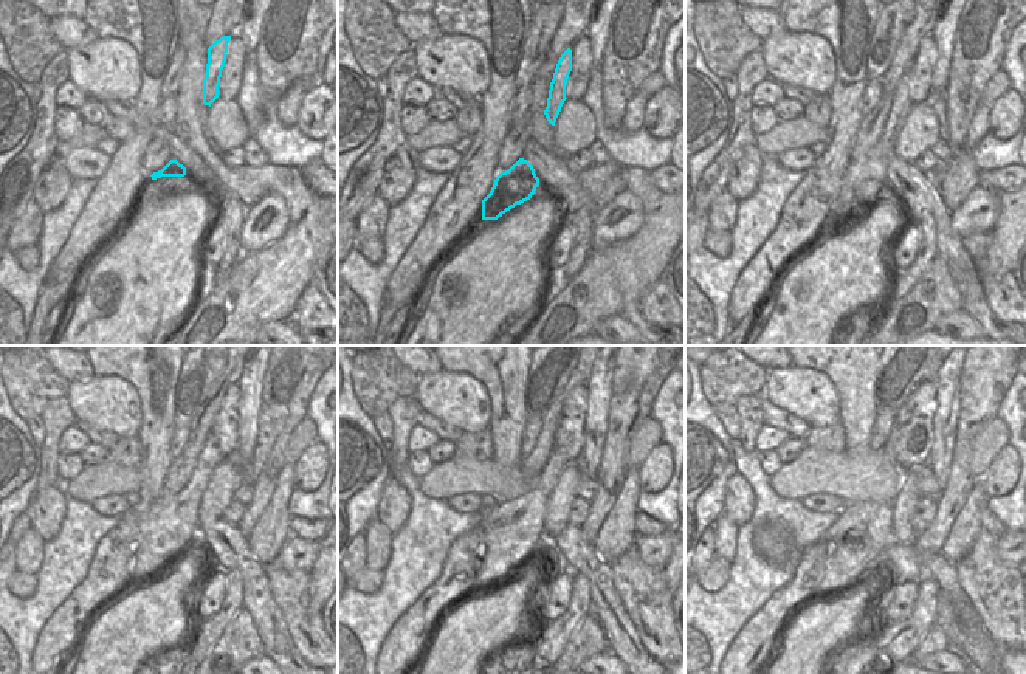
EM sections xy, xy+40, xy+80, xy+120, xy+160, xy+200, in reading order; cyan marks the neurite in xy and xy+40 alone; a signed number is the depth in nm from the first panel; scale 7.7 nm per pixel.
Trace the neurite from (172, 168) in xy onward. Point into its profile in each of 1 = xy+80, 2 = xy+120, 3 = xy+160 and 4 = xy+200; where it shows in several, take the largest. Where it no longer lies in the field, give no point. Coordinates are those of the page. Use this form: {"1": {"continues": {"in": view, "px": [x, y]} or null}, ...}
{"1": {"continues": {"in": "xy+80", "px": [865, 182]}}, "2": {"continues": {"in": "xy+120", "px": [171, 526]}}, "3": {"continues": {"in": "xy+160", "px": [516, 527]}}, "4": {"continues": {"in": "xy+200", "px": [862, 530]}}}

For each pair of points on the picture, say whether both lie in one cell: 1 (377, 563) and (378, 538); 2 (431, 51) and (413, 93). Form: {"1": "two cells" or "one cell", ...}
{"1": "one cell", "2": "two cells"}

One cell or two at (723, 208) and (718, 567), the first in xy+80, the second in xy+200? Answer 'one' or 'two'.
two

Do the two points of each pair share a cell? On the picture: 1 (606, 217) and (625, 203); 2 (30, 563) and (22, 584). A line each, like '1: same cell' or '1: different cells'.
1: same cell
2: different cells

